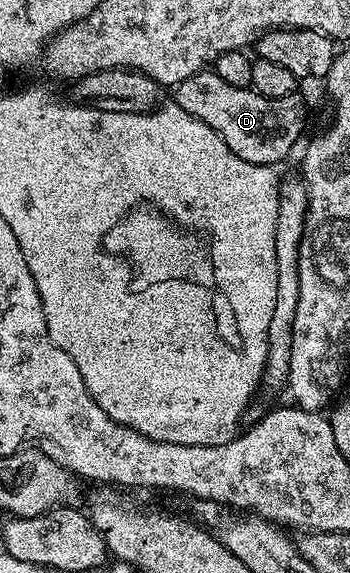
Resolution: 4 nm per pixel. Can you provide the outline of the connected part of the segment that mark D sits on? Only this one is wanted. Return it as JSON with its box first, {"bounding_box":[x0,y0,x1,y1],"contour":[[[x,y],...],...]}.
{"bounding_box":[173,70,307,165],"contour":[[[204,70],[185,78],[185,82],[174,85],[173,102],[185,110],[185,114],[193,114],[209,130],[213,130],[237,154],[237,158],[245,158],[245,162],[254,164],[278,165],[278,160],[283,160],[291,152],[291,147],[299,140],[303,127],[307,124],[307,104],[299,94],[286,96],[285,98],[265,98],[257,94],[252,87],[242,88],[241,86],[229,86],[229,82],[223,81],[213,70]]]}

